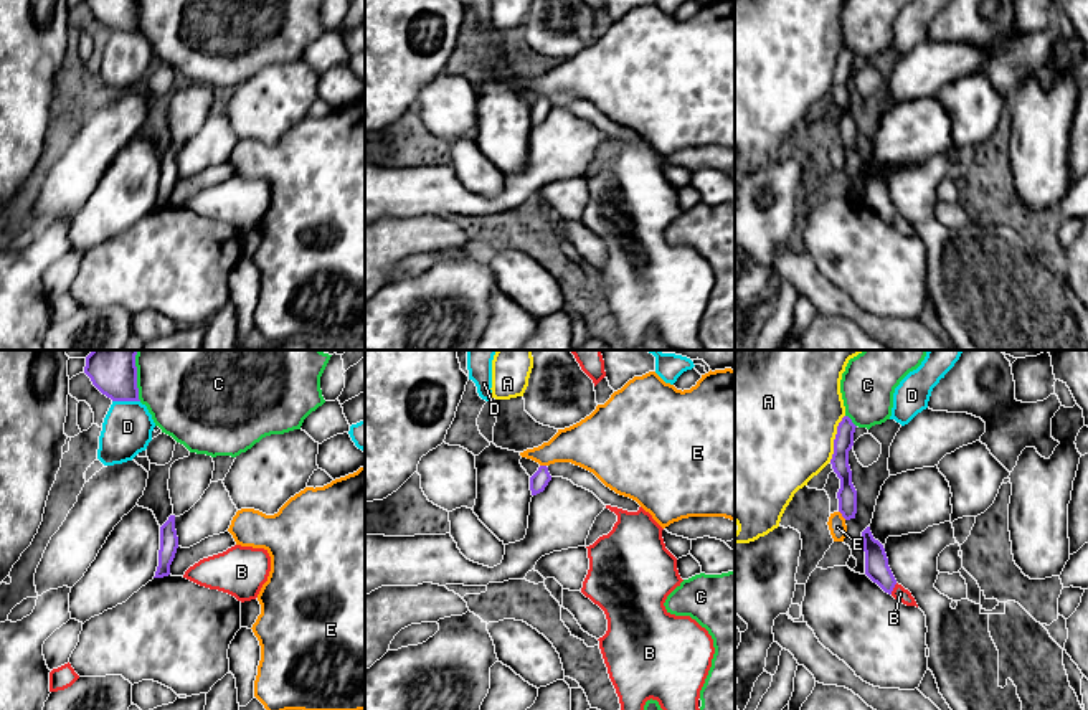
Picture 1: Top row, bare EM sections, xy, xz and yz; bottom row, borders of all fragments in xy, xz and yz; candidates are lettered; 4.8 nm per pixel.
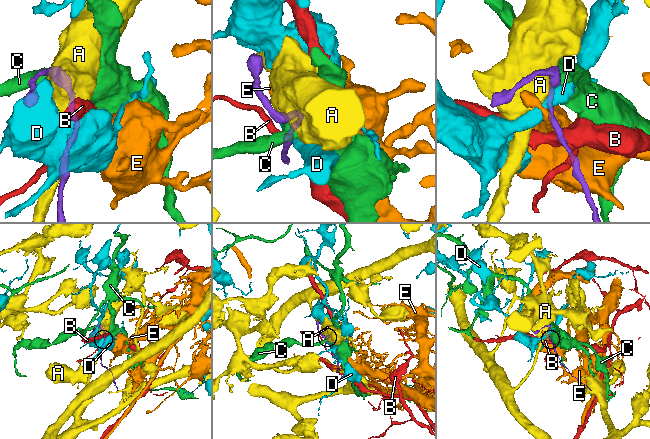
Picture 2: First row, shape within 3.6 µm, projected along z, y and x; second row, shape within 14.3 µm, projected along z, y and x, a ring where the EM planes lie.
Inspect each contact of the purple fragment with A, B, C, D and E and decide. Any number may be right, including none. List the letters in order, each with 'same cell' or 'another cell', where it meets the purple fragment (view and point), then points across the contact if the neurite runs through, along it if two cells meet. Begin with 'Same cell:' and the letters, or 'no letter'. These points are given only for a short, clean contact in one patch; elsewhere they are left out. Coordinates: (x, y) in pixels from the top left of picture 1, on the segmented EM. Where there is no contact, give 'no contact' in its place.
Same cell: E
A: another cell; meets purple in yz at (836, 438)
B: another cell; meets purple in yz at (894, 586)
C: another cell; meets purple in yz at (851, 421); border along yz (846, 415), (856, 426)
D: another cell; meets purple in xy at (126, 400); border along xy (113, 400), (139, 402)
E: same cell; meets purple in yz at (842, 515)

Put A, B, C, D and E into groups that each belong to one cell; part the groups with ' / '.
A / B / C / D / E

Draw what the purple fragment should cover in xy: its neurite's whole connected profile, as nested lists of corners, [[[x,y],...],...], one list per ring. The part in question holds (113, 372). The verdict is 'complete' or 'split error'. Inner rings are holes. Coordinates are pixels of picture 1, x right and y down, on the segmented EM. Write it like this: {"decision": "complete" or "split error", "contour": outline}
{"decision": "complete", "contour": [[[92,350],[84,373],[112,401],[140,401],[135,355],[137,350]]]}

